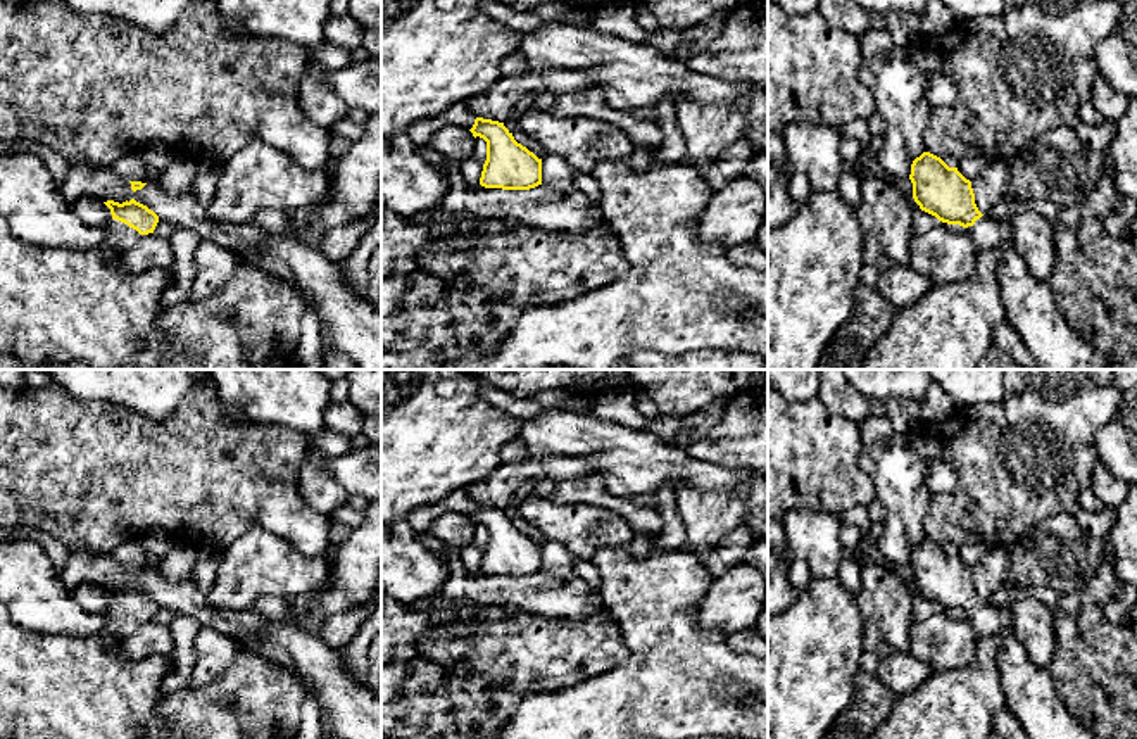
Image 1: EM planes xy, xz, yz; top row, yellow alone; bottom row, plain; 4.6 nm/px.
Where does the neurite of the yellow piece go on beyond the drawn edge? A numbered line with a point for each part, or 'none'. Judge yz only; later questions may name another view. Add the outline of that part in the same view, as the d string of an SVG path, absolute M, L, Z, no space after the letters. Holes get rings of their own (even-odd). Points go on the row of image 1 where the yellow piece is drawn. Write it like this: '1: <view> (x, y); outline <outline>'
1: yz (1032, 309); outline M982 216L966 231L977 250L997 252L997 276L1008 321L1040 370L1104 370L1101 352L1073 332L1051 288L1037 280L1015 247L1008 221Z

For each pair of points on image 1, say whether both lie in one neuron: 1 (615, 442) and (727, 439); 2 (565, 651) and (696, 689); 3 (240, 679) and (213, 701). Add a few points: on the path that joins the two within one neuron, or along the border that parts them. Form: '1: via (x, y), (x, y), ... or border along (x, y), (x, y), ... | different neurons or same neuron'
1: border along (685, 451), (694, 458), (725, 467) | different neurons
2: border along (616, 624), (628, 655), (613, 669), (580, 684) | different neurons
3: via (233, 686), (219, 700) | same neuron

